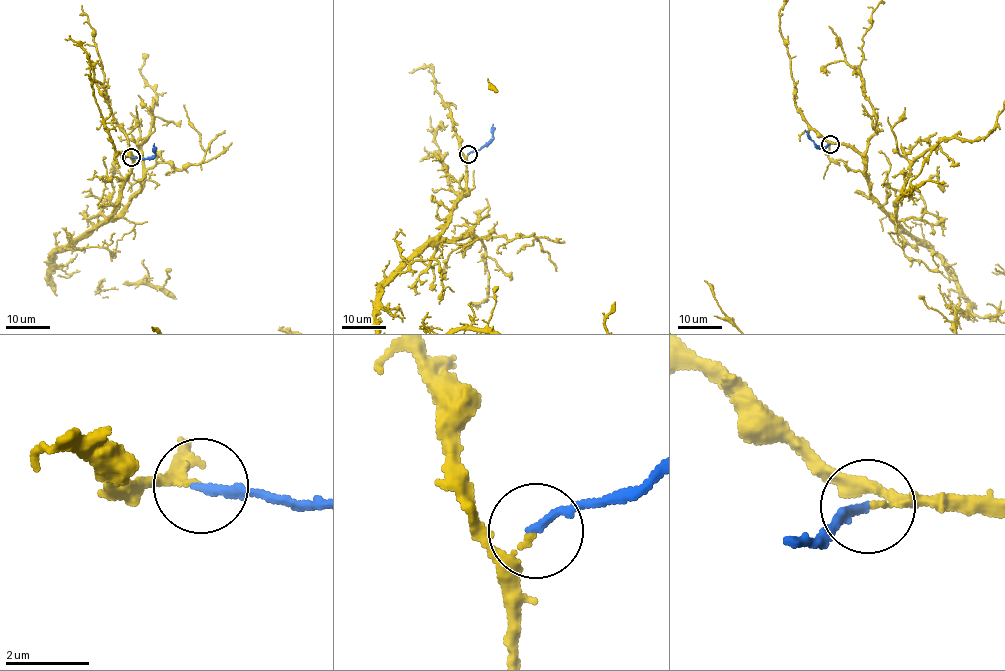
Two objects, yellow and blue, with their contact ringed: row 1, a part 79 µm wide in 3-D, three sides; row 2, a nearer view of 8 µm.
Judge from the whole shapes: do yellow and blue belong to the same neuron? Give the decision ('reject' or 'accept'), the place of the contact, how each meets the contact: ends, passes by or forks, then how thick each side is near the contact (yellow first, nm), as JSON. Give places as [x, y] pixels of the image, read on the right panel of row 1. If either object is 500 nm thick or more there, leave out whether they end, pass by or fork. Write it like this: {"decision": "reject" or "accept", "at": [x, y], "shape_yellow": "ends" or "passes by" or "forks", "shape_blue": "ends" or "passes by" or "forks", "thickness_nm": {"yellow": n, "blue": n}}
{"decision": "accept", "at": [830, 144], "shape_yellow": "passes by", "shape_blue": "ends", "thickness_nm": {"yellow": 90, "blue": 200}}

